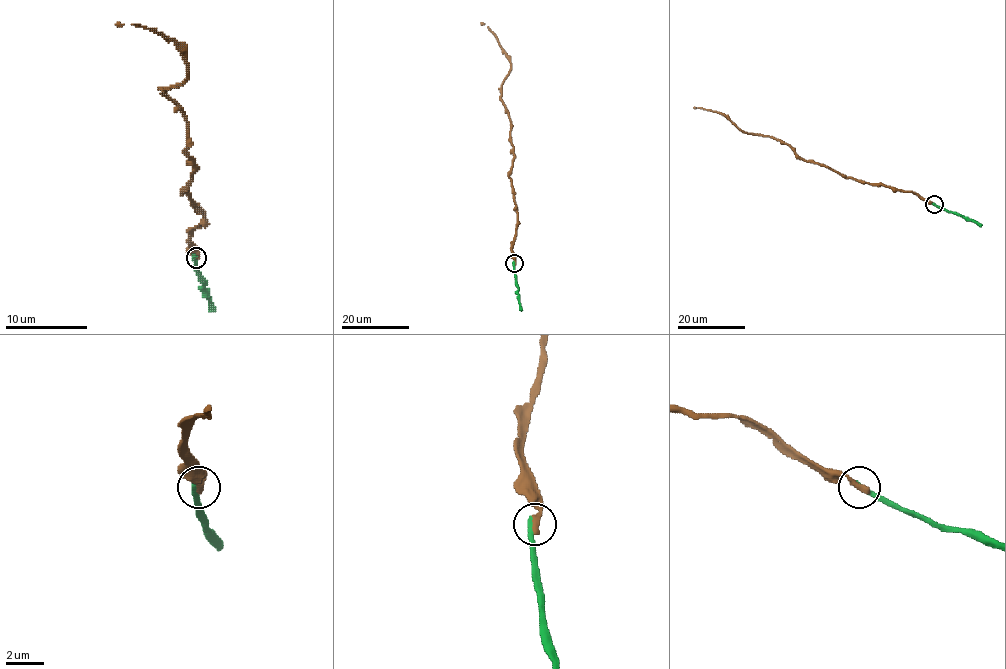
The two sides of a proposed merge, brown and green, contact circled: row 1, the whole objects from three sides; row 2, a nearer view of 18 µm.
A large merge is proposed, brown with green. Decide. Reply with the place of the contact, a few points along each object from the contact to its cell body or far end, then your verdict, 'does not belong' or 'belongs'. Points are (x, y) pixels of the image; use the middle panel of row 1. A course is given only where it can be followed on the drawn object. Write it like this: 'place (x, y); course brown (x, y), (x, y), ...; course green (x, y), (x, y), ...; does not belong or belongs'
place (514, 263); course brown (514, 263), (512, 244), (518, 214), (508, 172), (514, 156), (510, 118), (501, 98), (510, 59), (481, 22); course green (514, 263), (522, 310); does not belong

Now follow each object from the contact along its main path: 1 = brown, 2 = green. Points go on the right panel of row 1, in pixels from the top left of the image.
1: (934, 204), (913, 192), (843, 177), (813, 161), (802, 160), (786, 144), (739, 129), (723, 114), (693, 107)
2: (934, 204), (975, 220), (981, 226)

